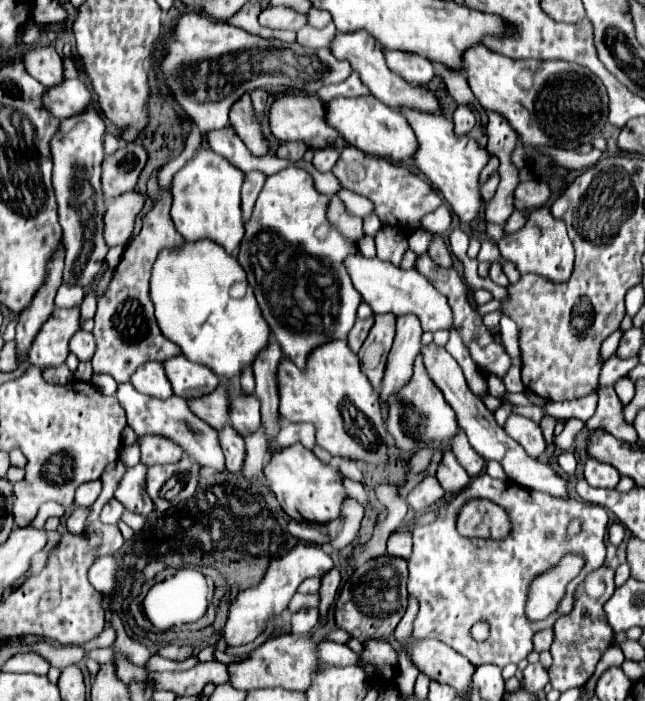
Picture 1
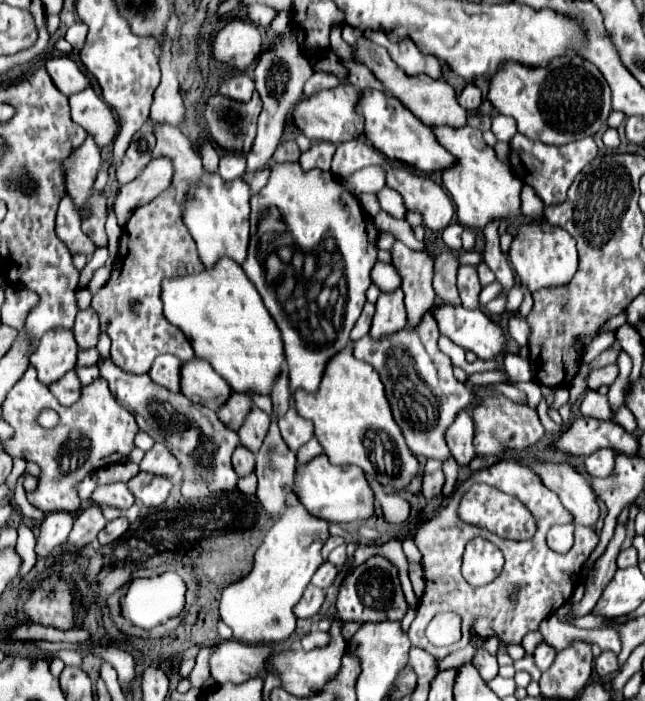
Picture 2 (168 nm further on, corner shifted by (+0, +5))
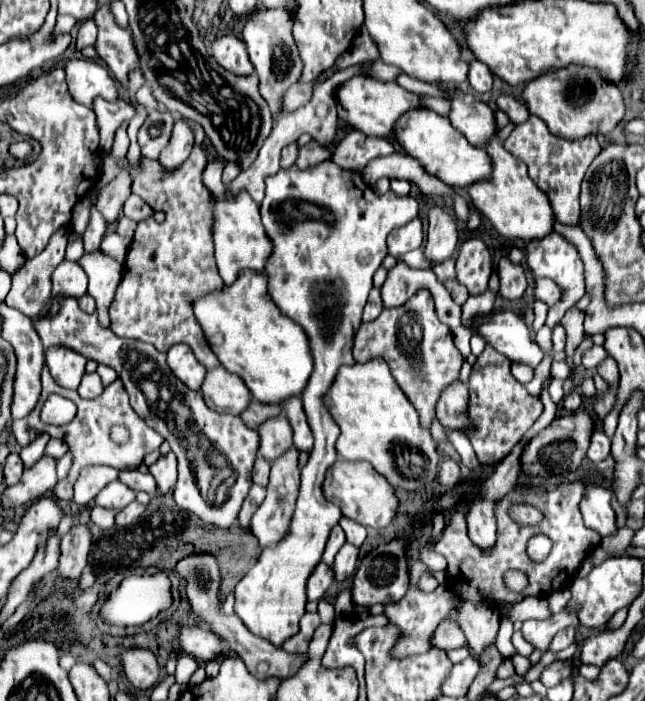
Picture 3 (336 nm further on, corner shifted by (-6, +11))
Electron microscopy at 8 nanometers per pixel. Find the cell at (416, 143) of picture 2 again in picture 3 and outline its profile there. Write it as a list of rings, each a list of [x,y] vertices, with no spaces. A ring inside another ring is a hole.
[[[412,108],[404,112],[394,124],[394,136],[398,144],[406,150],[406,154],[416,158],[426,172],[440,178],[448,186],[464,188],[464,186],[470,186],[472,180],[482,180],[490,176],[492,164],[486,150],[474,148],[472,144],[468,144],[468,140],[452,128],[448,118],[428,108]]]

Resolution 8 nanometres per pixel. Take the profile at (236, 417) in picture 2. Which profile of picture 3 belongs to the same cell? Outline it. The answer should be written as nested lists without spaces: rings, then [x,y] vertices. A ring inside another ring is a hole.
[[[252,398],[250,404],[248,404],[248,408],[240,414],[240,418],[242,418],[242,422],[248,428],[256,430],[262,424],[262,420],[266,420],[270,416],[280,416],[280,414],[284,414],[284,412],[282,412],[282,408],[278,404],[262,404],[262,402],[258,402],[258,400]]]

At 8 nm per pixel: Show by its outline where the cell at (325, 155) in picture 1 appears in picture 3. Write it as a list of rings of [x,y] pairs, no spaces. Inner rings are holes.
[[[312,140],[310,144],[306,144],[306,146],[300,148],[296,166],[304,170],[304,168],[316,166],[316,164],[320,164],[320,162],[324,162],[324,160],[330,160],[330,158],[332,158],[332,152],[330,152],[326,146],[322,146],[322,144],[318,144],[316,140]]]

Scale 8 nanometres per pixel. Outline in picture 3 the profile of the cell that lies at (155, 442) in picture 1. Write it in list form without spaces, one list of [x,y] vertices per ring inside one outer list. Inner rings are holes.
[[[172,452],[160,456],[154,464],[148,466],[150,474],[156,478],[156,484],[158,484],[158,492],[164,494],[168,492],[174,484],[176,484],[176,478],[178,478],[178,468],[176,468],[176,456]]]

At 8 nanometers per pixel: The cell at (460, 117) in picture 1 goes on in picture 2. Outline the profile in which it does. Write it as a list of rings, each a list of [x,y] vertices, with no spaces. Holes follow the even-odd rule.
[[[466,84],[466,88],[464,88],[462,94],[458,96],[458,100],[460,100],[460,104],[462,104],[466,110],[474,112],[474,110],[478,110],[478,106],[480,106],[480,102],[482,102],[482,92],[480,92],[480,88],[478,88],[476,84]]]

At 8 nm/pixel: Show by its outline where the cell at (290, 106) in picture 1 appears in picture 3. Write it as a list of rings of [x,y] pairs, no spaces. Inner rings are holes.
[[[352,76],[348,82],[344,82],[338,88],[336,94],[336,108],[338,108],[338,120],[350,126],[352,130],[364,132],[366,136],[390,136],[394,122],[400,114],[406,110],[418,106],[418,94],[406,92],[396,82],[382,82],[370,76]]]

